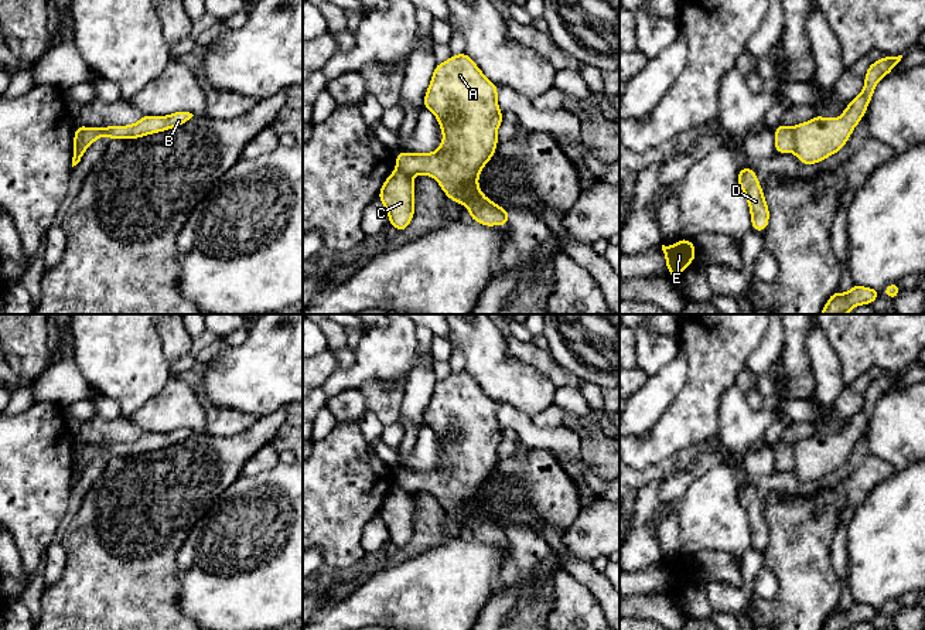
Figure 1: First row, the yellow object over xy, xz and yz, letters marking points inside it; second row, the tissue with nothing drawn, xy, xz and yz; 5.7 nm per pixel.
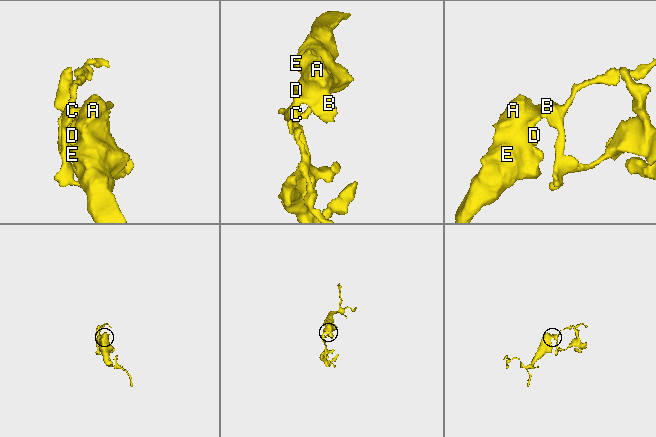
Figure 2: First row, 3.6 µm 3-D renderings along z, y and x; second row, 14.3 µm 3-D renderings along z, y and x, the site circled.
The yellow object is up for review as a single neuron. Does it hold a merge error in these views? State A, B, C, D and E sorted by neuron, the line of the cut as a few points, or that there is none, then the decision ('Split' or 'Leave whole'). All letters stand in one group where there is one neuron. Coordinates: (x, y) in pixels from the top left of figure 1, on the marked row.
Groups: A B D E / C. Split along xy (86, 128), (81, 143), (82, 150). Split

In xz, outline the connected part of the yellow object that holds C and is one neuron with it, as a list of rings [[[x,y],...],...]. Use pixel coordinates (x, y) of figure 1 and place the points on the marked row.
[[[395,170],[383,183],[378,198],[388,211],[389,224],[397,231],[407,229],[414,215],[414,184],[412,177]]]

